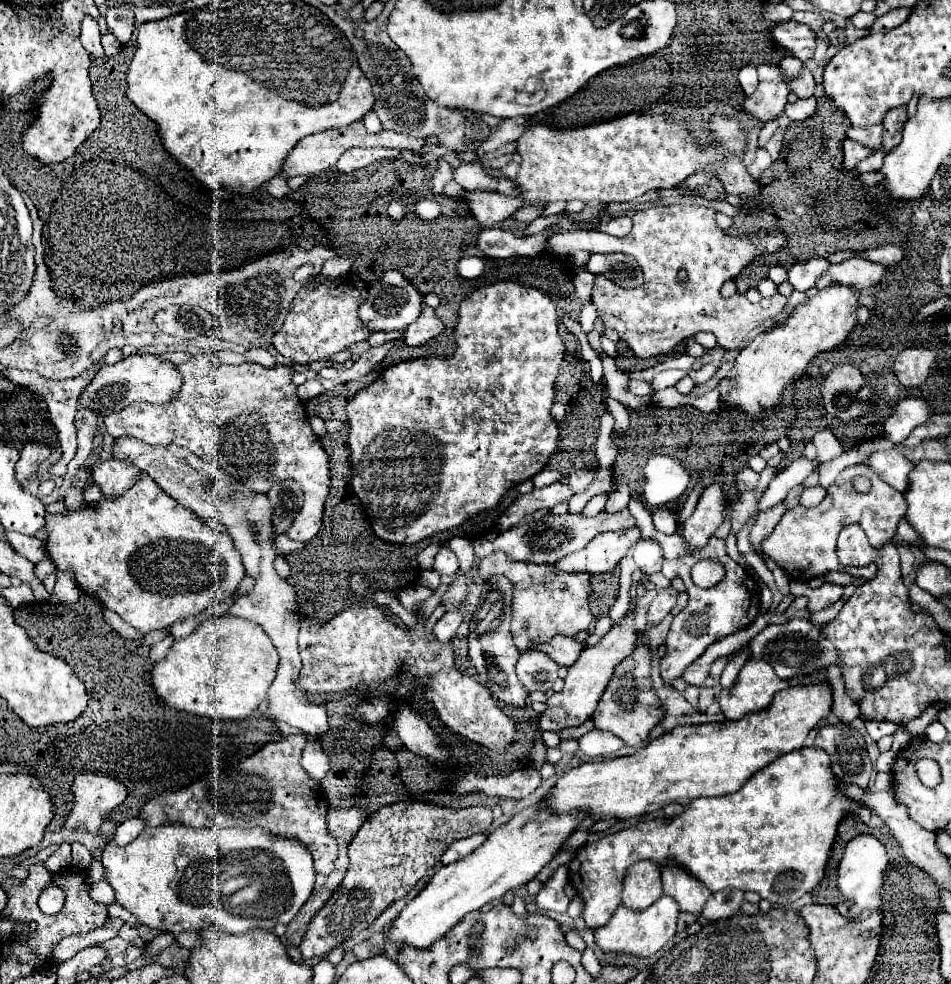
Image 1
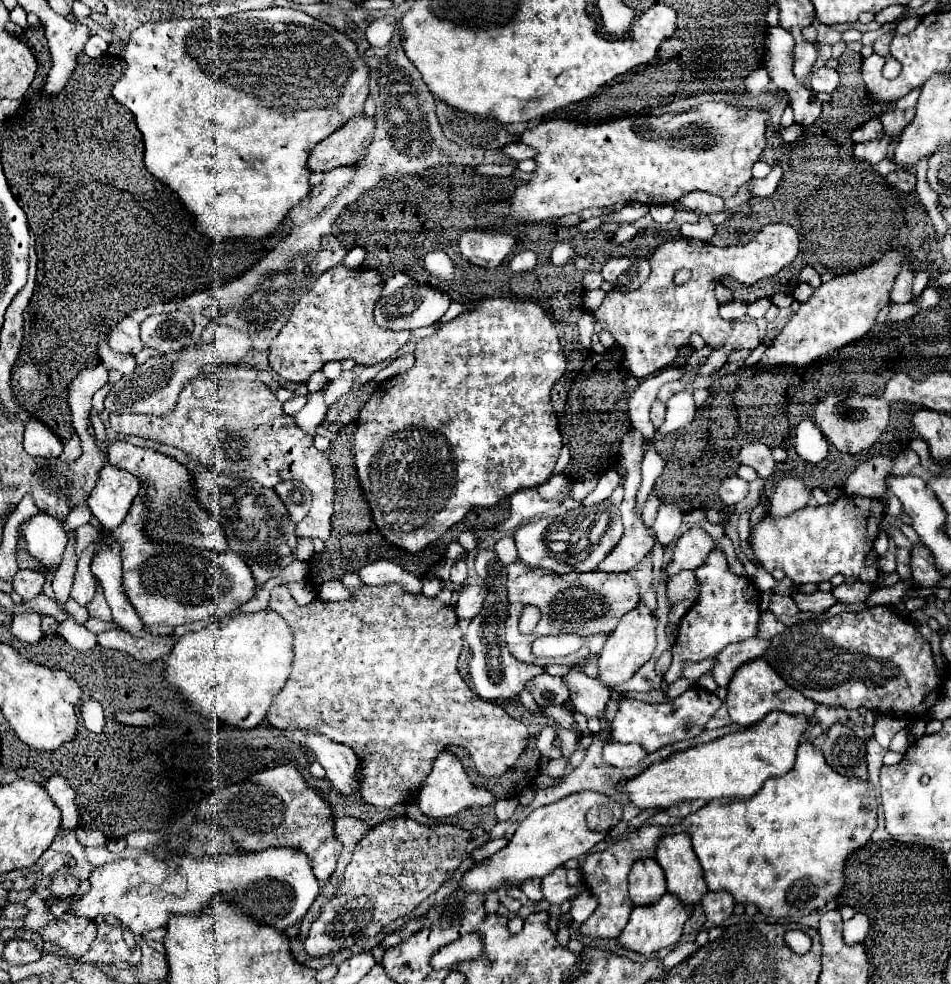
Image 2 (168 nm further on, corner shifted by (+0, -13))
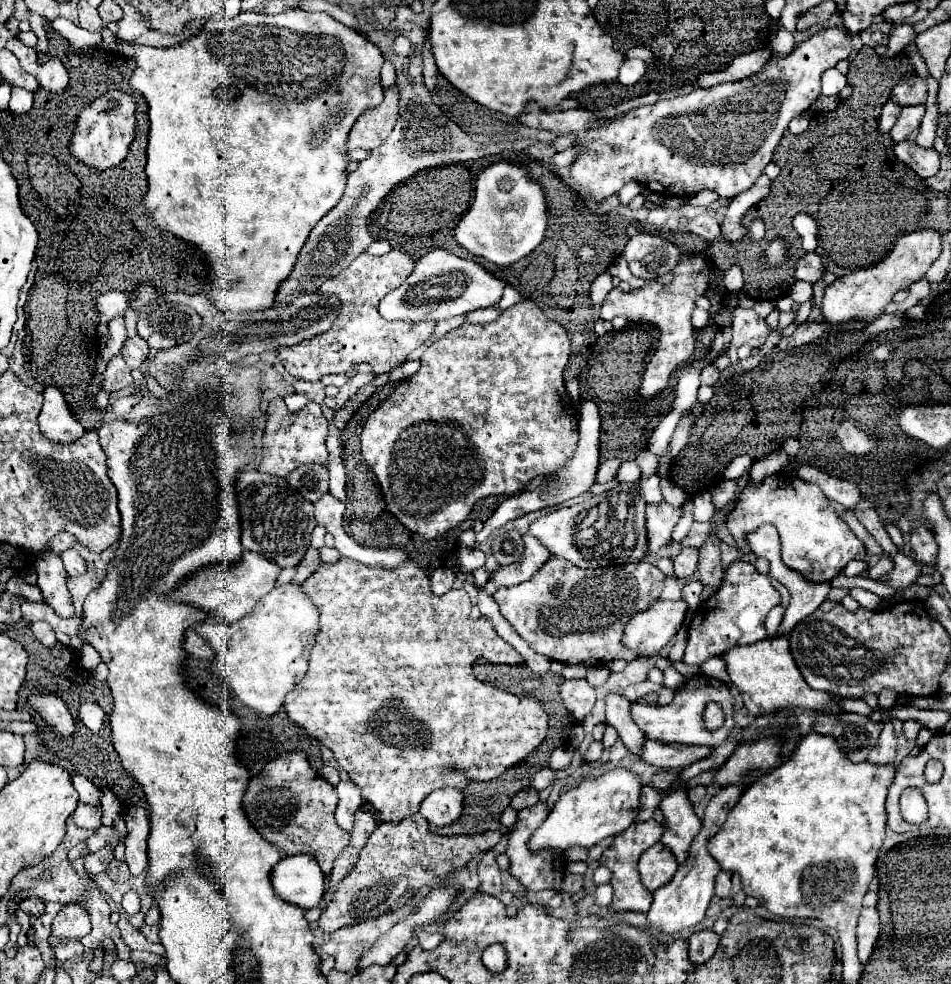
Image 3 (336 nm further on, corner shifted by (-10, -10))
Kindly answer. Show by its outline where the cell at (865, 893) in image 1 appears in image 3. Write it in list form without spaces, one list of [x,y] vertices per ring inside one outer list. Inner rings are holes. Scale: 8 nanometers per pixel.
[[[863,908],[857,924],[857,952],[861,964],[867,964],[881,936],[881,922],[877,908]]]

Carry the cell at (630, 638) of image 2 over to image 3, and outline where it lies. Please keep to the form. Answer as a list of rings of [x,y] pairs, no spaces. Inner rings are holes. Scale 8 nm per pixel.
[[[657,600],[651,608],[629,620],[623,644],[637,650],[641,658],[659,652],[659,648],[665,646],[681,628],[685,612],[685,600]]]

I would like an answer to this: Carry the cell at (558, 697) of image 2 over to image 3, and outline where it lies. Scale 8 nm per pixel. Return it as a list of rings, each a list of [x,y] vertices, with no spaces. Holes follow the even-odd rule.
[[[565,680],[561,684],[561,698],[565,702],[565,708],[573,712],[573,718],[577,722],[583,722],[585,716],[593,710],[595,706],[595,688],[585,680]]]

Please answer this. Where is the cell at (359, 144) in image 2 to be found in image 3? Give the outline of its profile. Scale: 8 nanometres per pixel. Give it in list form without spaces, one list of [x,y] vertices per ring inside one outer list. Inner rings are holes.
[[[393,84],[385,88],[385,98],[379,106],[365,110],[351,134],[349,134],[349,148],[377,148],[383,144],[383,138],[389,136],[393,124],[399,116],[399,88]]]

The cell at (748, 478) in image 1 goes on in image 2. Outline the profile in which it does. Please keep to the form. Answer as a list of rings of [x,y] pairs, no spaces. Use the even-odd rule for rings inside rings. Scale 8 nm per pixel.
[[[729,477],[723,481],[719,495],[727,505],[737,505],[745,499],[745,495],[749,493],[749,483],[739,479],[739,477]]]

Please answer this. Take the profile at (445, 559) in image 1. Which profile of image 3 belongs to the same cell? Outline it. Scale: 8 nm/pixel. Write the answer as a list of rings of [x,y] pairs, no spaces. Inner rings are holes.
[[[463,548],[461,552],[459,552],[459,566],[463,566],[463,568],[467,568],[467,570],[475,570],[475,568],[481,568],[483,564],[485,564],[485,552],[481,552],[481,550],[475,550],[475,548]]]

